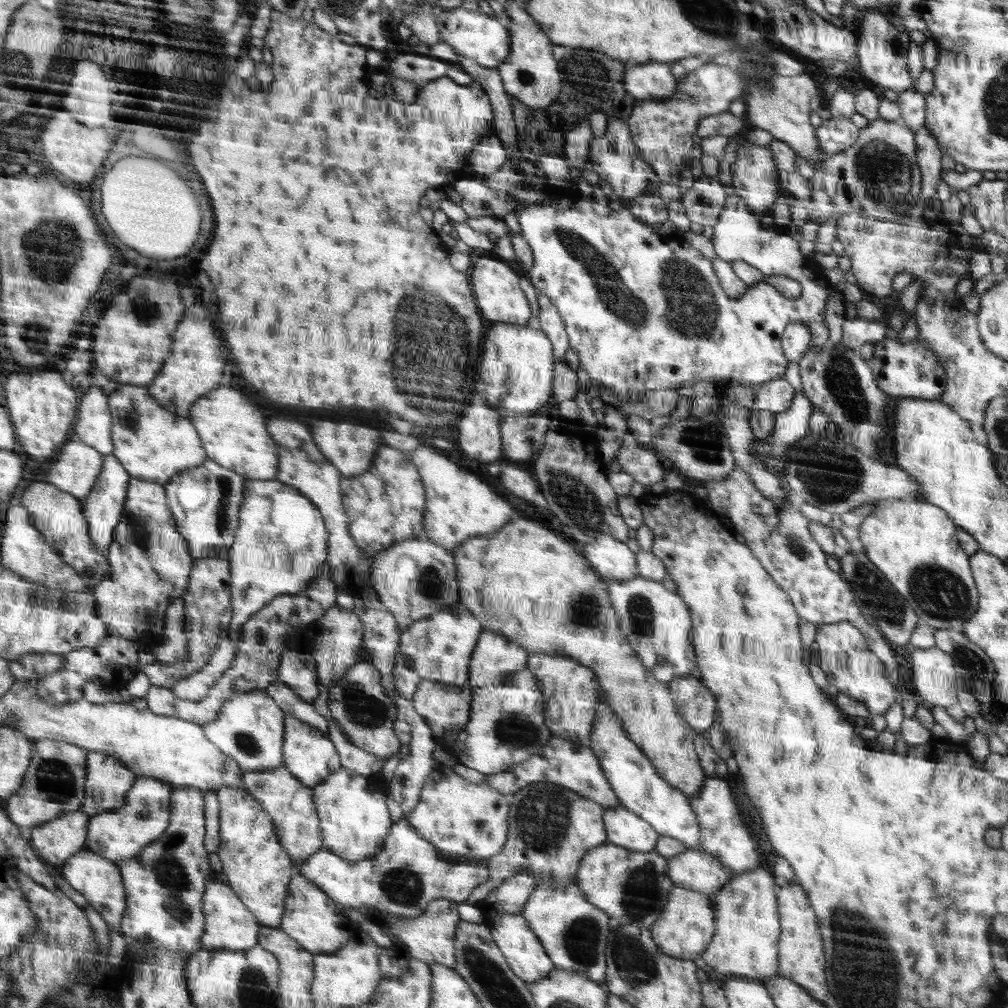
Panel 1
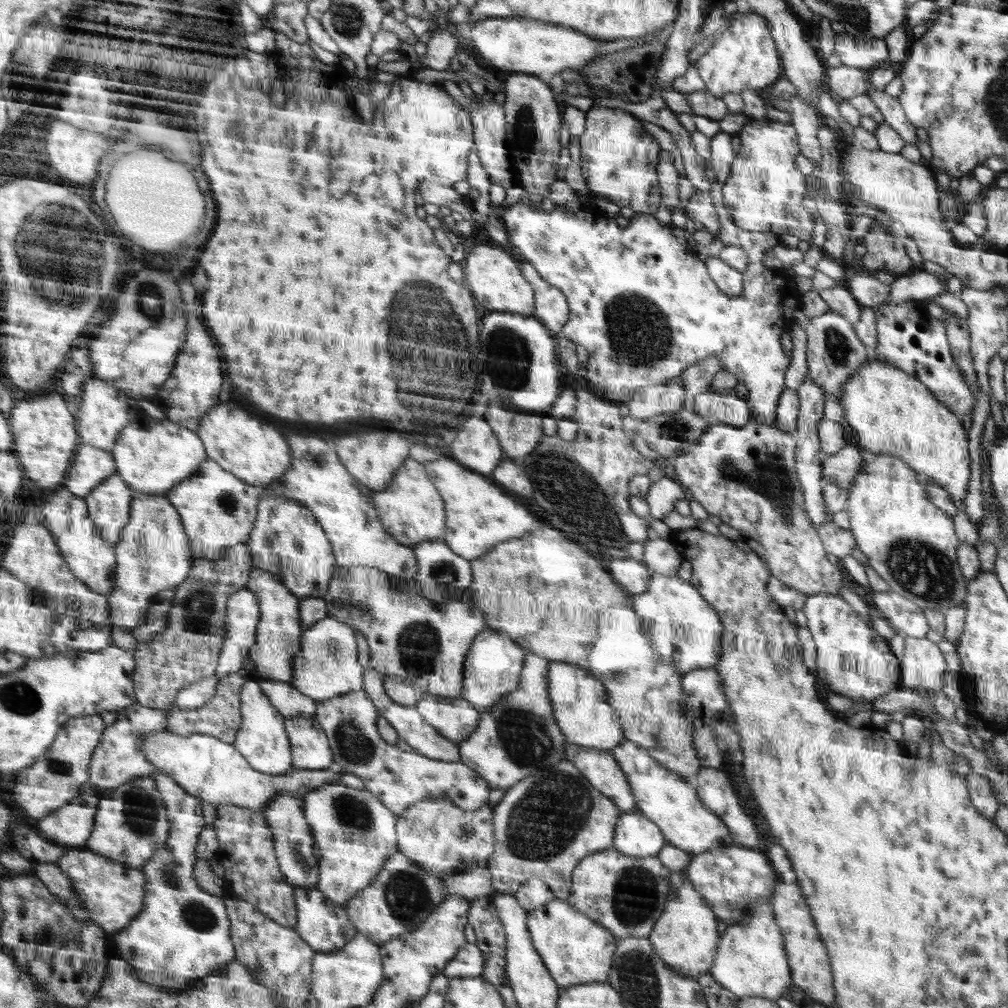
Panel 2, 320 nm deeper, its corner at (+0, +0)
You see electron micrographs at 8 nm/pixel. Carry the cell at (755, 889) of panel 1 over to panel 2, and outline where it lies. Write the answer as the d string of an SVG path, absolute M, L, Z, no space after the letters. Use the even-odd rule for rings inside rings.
M759 904L751 908L747 918L731 924L723 934L717 959L709 974L722 987L730 990L739 999L750 996L762 996L779 1001L780 996L790 988L790 961L786 960L784 940L778 924L774 922L771 904Z

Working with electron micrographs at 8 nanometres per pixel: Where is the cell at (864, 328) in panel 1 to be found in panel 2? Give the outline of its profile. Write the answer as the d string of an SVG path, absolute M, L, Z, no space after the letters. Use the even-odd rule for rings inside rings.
M915 270L910 276L897 277L891 284L886 304L902 304L902 302L934 299L944 292L946 291L943 282L938 276L924 270Z

